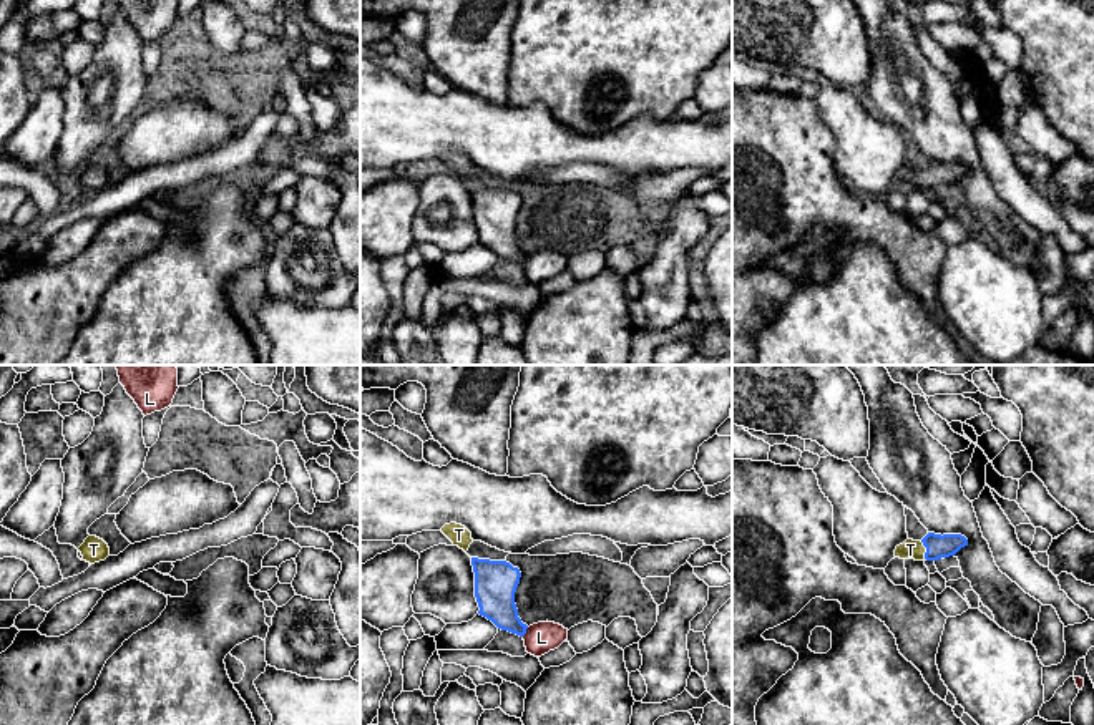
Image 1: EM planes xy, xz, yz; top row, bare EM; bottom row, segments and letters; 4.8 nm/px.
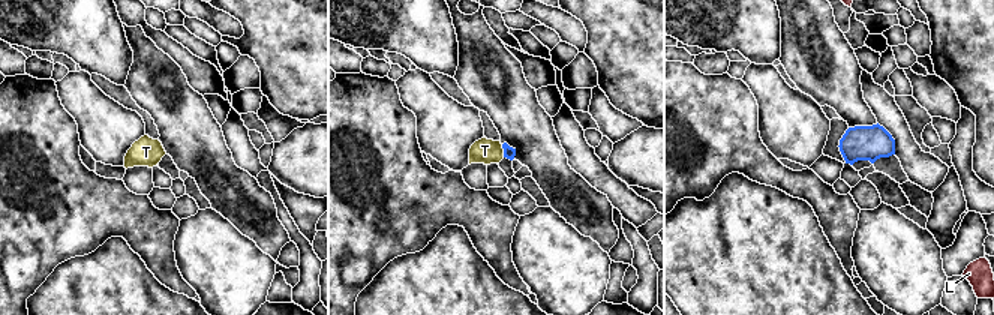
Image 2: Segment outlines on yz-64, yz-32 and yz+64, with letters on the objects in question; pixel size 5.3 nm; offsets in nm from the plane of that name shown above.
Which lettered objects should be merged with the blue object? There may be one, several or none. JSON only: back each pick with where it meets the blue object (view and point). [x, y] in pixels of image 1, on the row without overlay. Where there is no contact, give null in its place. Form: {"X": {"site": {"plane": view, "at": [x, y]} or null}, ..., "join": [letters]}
{"T": {"site": {"plane": "yz", "at": [927, 178]}}, "join": ["T"]}

